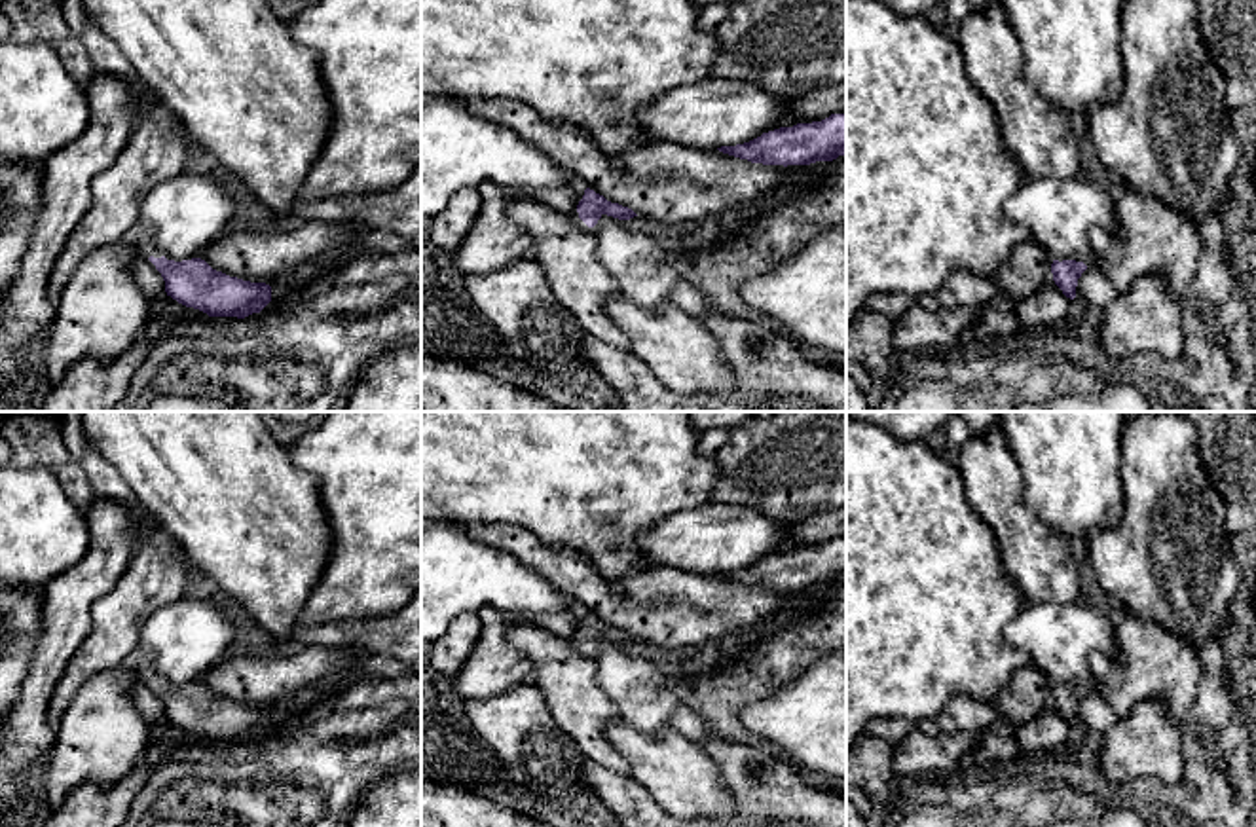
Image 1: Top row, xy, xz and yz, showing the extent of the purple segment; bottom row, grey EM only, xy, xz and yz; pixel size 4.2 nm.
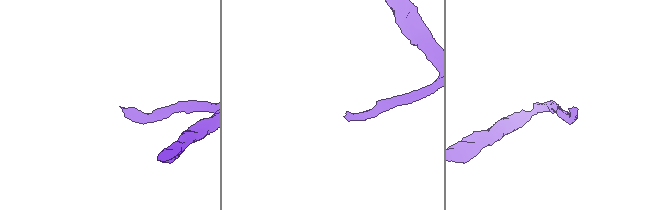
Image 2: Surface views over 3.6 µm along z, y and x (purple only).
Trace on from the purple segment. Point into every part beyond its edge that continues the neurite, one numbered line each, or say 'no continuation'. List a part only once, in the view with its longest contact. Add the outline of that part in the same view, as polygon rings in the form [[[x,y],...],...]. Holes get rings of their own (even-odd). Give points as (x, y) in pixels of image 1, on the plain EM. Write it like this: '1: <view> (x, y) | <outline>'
1: xy (139, 661) | [[[139,643],[121,662],[121,668],[133,671],[142,681],[161,683],[163,679],[156,673],[154,652],[146,645]]]

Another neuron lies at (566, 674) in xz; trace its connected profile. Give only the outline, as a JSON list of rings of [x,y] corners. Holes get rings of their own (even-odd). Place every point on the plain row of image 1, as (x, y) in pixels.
[[[524,622],[508,624],[507,641],[531,662],[529,681],[539,687],[548,713],[577,742],[581,755],[632,778],[630,764],[605,738],[619,709],[598,685],[594,654],[581,643]]]

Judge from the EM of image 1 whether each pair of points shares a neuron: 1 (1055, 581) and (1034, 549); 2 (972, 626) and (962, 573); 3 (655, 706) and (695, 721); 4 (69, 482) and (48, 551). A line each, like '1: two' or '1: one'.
1: one
2: one
3: two
4: two

